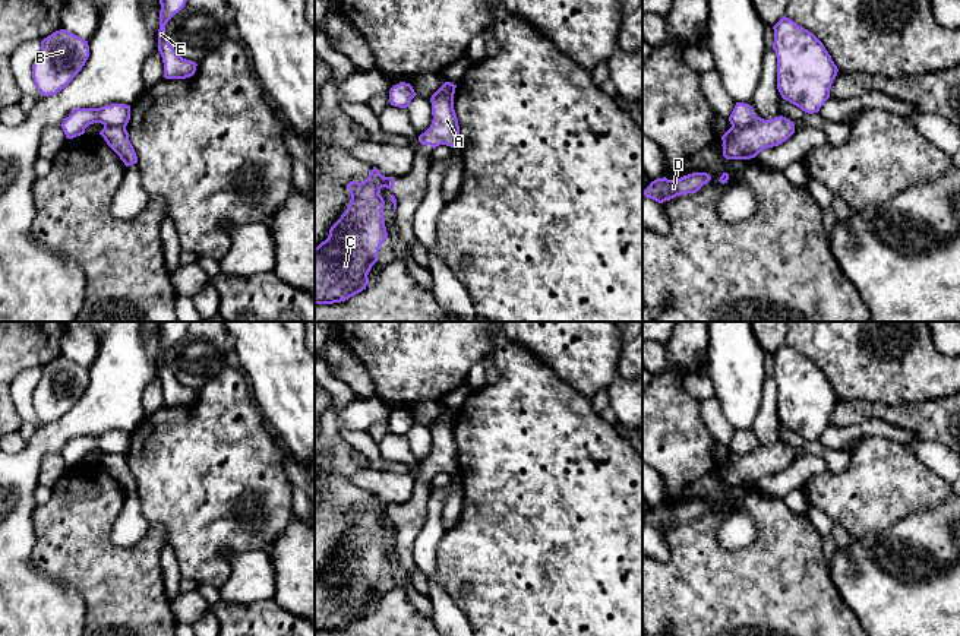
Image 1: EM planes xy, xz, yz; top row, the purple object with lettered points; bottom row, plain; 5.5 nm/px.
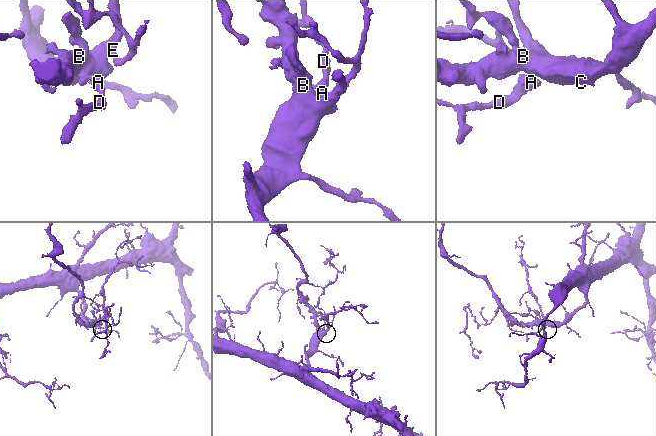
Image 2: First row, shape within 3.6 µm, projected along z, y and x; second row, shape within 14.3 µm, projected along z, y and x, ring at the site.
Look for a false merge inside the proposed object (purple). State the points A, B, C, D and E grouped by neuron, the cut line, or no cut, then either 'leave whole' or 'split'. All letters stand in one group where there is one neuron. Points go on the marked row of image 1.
groups A D / B C E; cut yz (755, 117), (745, 126), (732, 126); split

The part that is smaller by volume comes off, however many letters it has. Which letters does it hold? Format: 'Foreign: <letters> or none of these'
Foreign: A, D

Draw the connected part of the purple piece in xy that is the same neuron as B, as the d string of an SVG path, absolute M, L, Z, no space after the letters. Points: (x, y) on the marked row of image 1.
M60 29L41 41L32 79L41 95L56 95L82 70L89 57L88 41Z

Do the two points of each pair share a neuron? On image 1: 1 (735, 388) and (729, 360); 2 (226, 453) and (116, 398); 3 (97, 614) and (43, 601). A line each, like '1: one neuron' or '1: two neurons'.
1: one neuron
2: two neurons
3: two neurons

